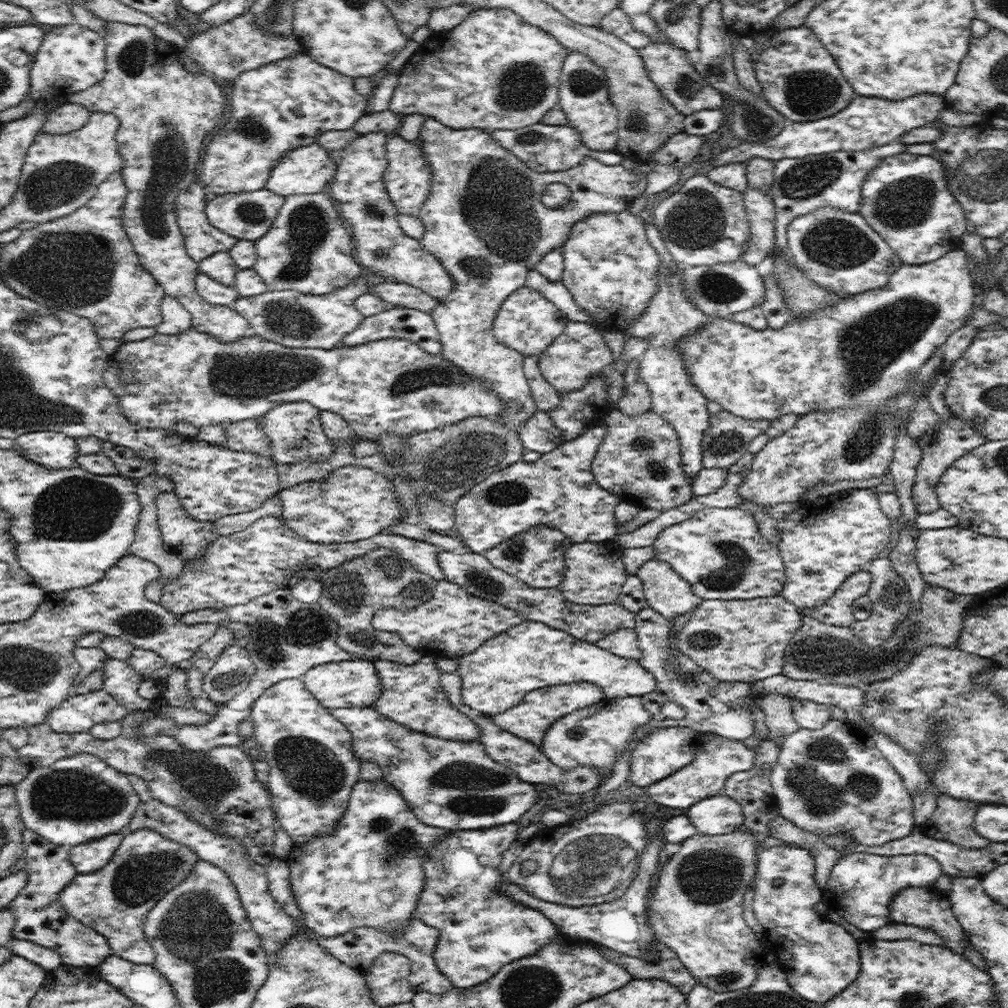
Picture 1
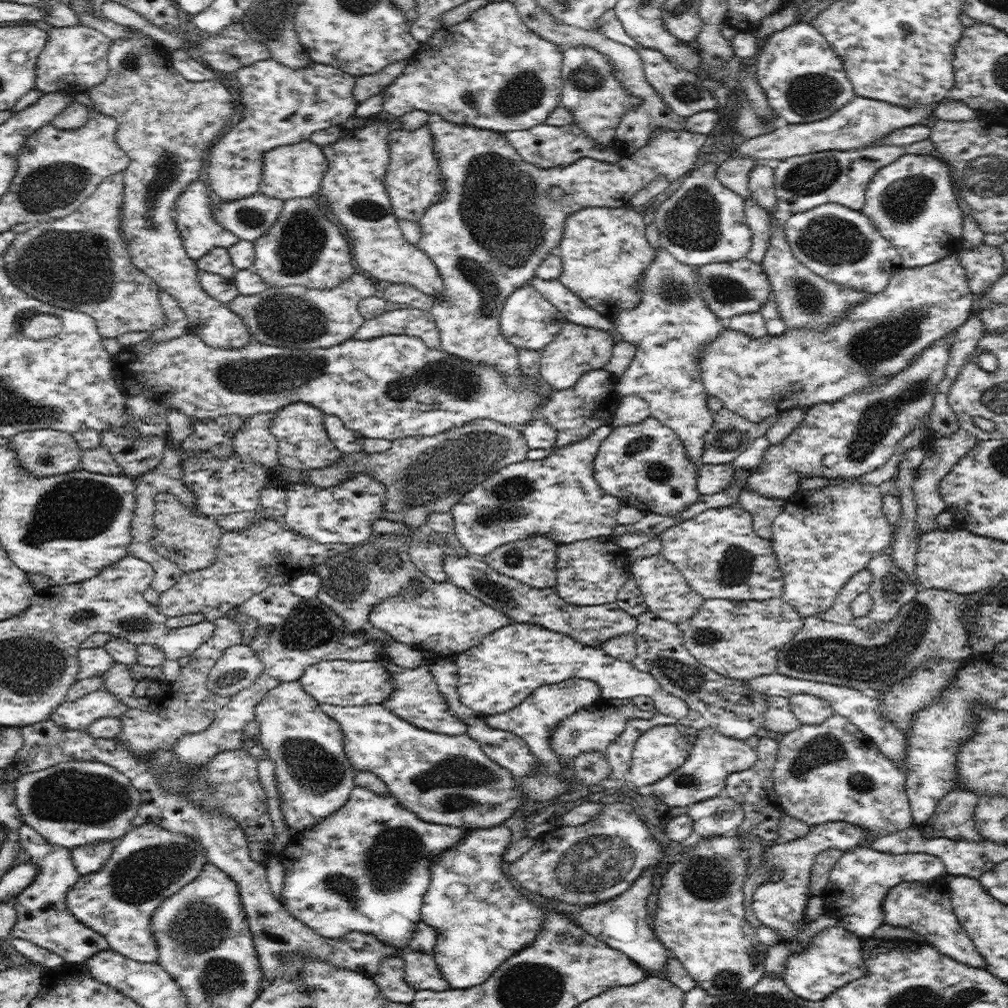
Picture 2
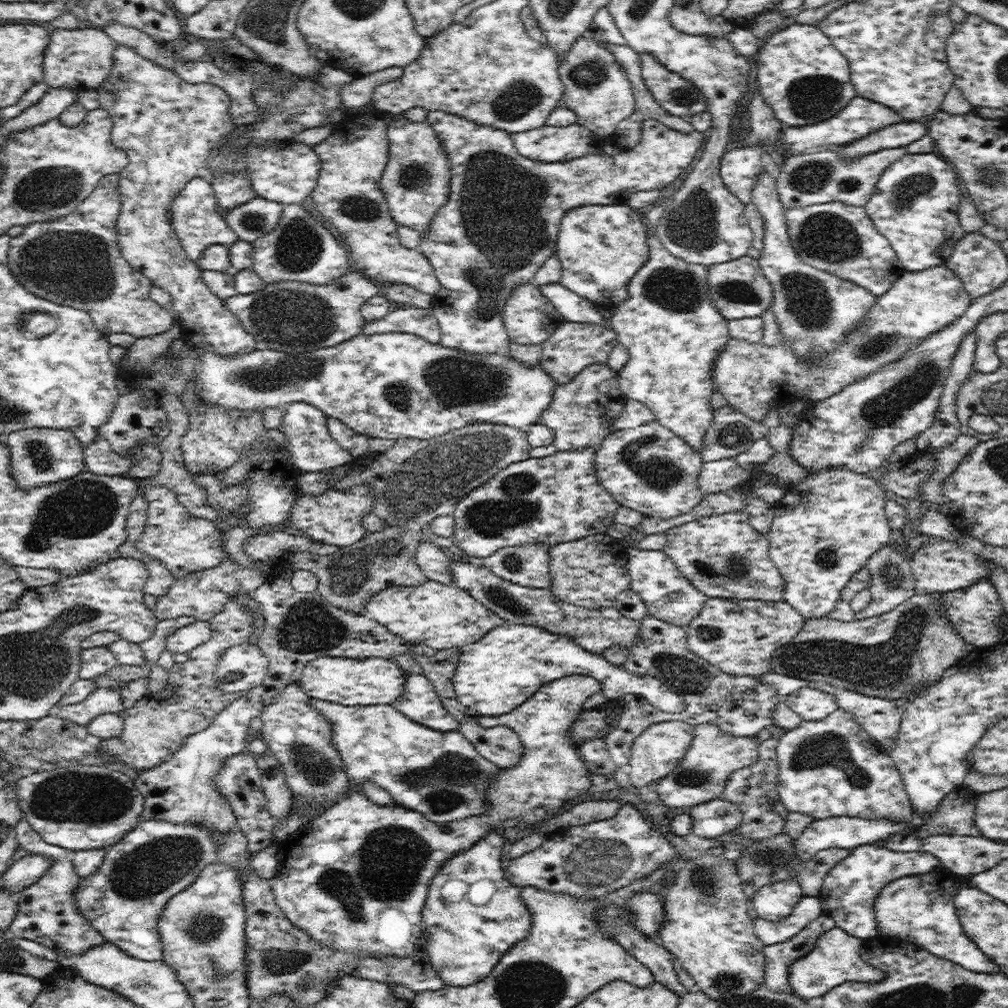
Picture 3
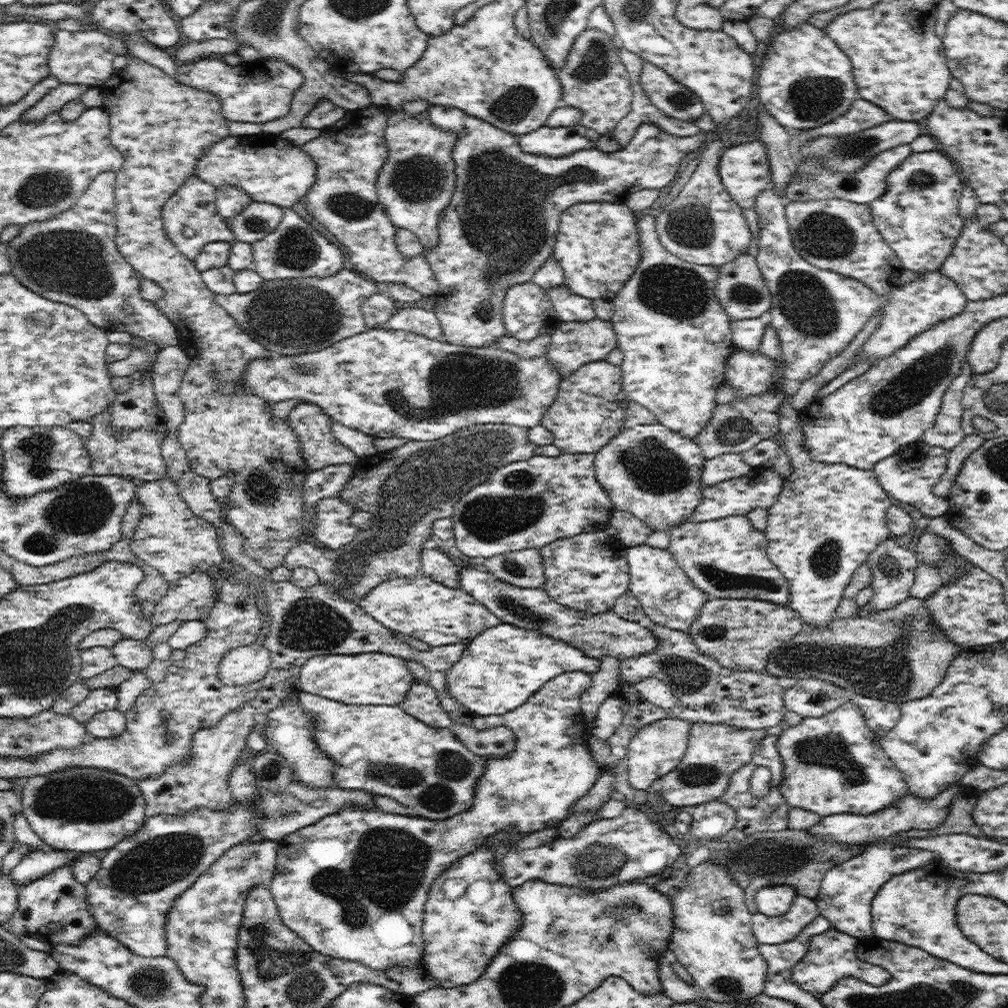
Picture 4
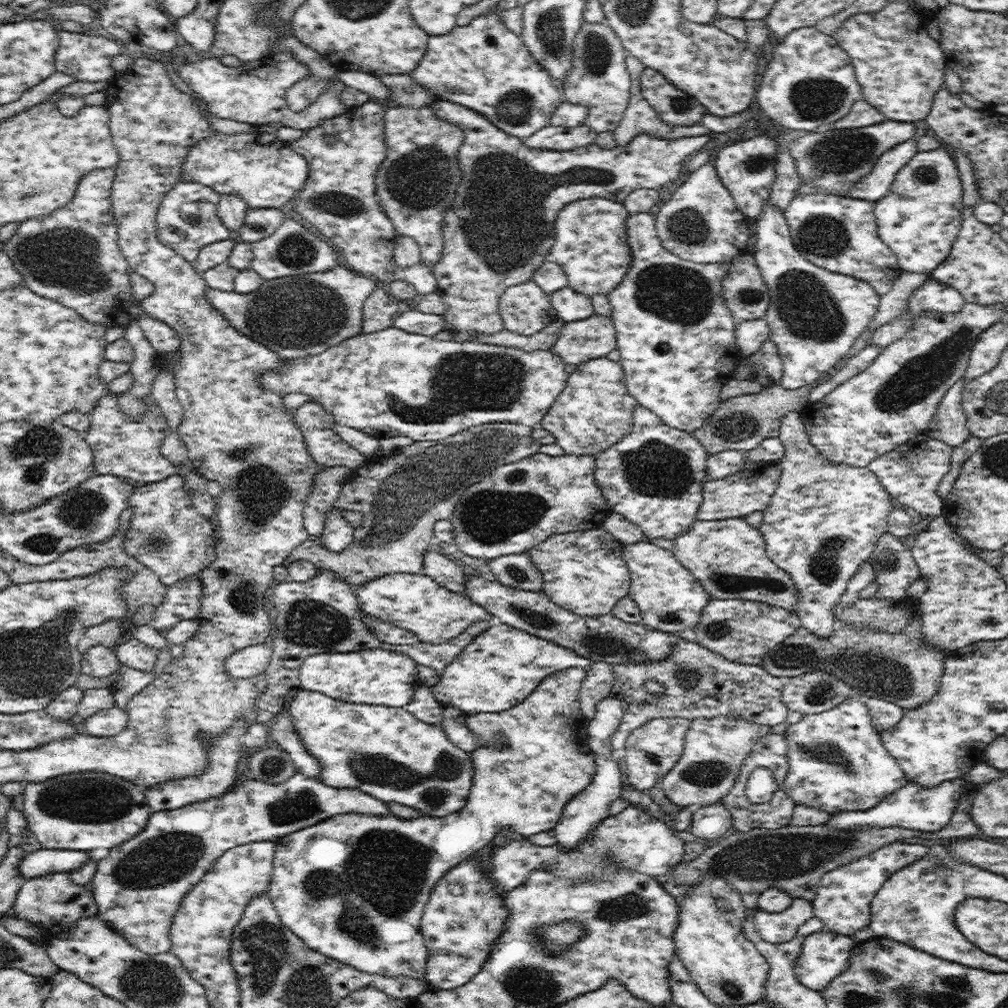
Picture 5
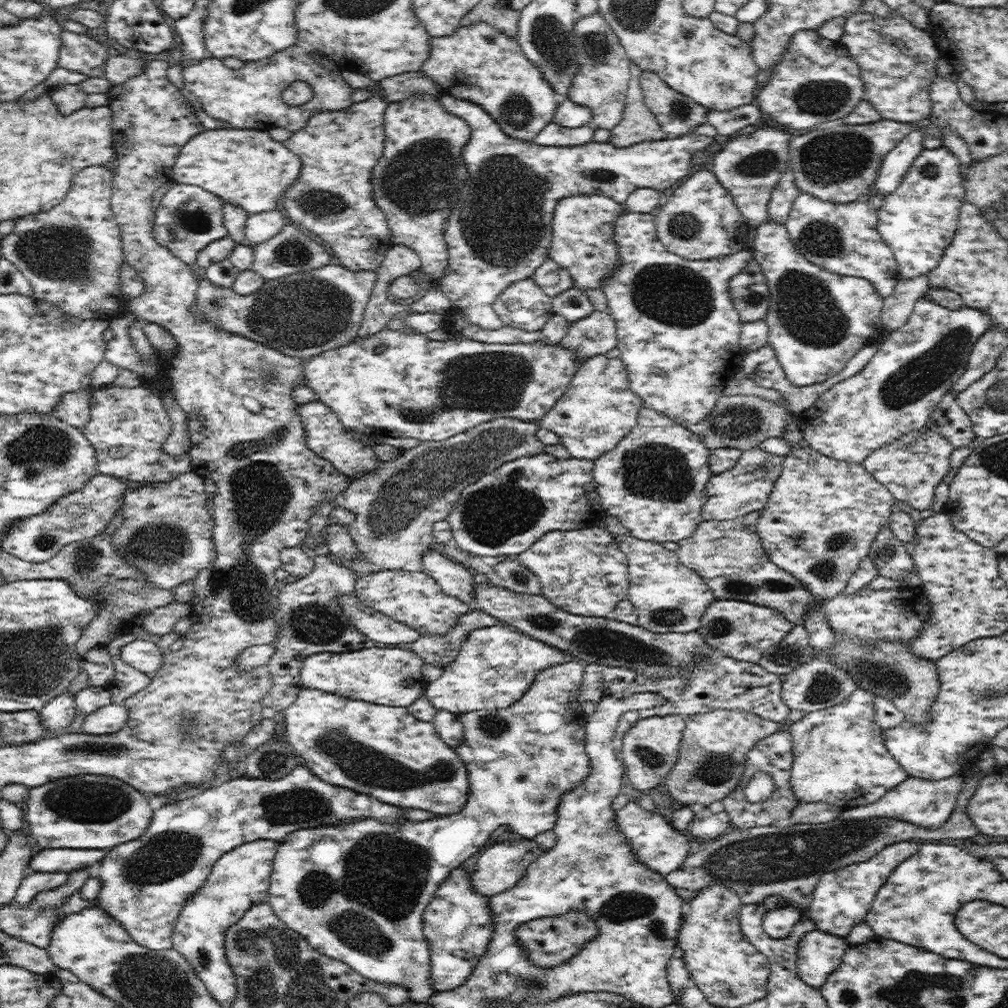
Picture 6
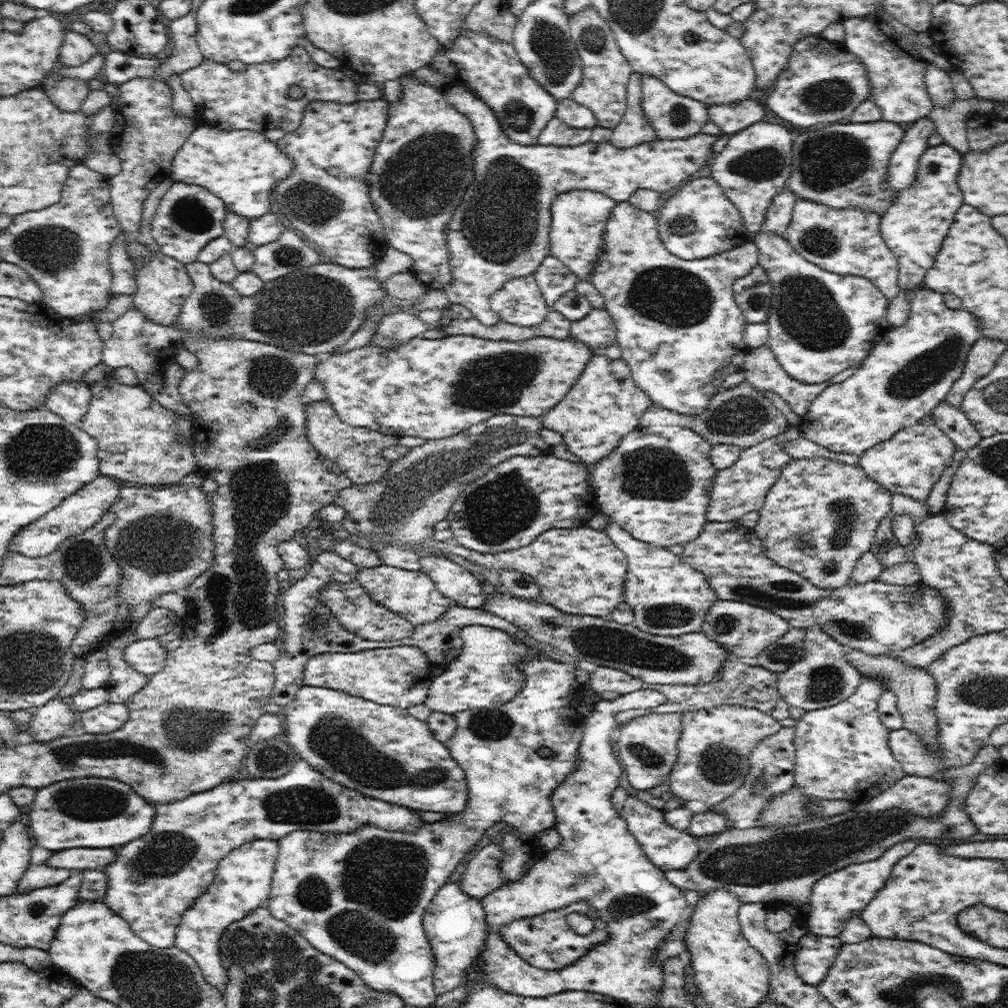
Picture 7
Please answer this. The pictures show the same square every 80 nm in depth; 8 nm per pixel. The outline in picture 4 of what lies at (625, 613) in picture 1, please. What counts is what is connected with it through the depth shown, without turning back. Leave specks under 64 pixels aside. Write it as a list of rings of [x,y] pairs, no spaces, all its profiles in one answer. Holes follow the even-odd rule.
[[[461,565],[459,586],[481,602],[502,623],[522,627],[526,630],[539,630],[552,638],[563,640],[590,658],[601,659],[603,656],[615,656],[620,660],[651,653],[658,646],[658,639],[648,627],[639,622],[632,622],[618,616],[612,608],[603,613],[592,614],[564,606],[542,589],[527,589],[511,585],[495,577],[491,572],[480,571],[469,565]]]

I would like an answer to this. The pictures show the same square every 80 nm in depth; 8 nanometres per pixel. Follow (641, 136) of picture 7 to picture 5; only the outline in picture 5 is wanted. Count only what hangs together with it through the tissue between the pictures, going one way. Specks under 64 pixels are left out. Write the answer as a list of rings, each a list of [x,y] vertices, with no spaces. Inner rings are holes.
[[[627,52],[625,61],[631,78],[631,97],[621,122],[613,130],[613,138],[617,146],[628,146],[634,137],[642,133],[650,133],[667,139],[695,137],[710,133],[710,130],[701,122],[692,126],[671,127],[667,125],[641,93],[640,77],[645,69],[642,61],[629,52]]]

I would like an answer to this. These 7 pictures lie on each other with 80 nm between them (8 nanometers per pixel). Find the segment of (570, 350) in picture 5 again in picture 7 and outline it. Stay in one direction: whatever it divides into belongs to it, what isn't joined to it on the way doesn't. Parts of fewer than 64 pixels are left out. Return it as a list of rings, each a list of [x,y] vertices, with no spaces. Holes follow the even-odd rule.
[[[592,308],[592,311],[580,321],[572,323],[570,337],[584,342],[593,350],[602,353],[616,340],[616,327],[605,309]]]

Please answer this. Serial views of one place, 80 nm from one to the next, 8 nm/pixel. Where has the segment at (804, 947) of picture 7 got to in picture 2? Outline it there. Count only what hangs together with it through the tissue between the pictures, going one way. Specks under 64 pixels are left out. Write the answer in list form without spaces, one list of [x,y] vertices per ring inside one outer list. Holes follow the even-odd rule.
[[[831,926],[818,931],[810,944],[786,959],[783,979],[800,998],[824,1001],[835,990],[865,975],[861,937],[847,931],[844,927]]]

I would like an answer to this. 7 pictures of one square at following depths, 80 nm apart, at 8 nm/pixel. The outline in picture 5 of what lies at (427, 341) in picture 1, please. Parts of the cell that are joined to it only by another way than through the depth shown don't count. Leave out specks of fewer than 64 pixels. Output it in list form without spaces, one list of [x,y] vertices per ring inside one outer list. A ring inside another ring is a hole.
[[[404,308],[396,316],[393,327],[432,337],[445,328],[445,322],[442,315],[425,314],[420,310]]]

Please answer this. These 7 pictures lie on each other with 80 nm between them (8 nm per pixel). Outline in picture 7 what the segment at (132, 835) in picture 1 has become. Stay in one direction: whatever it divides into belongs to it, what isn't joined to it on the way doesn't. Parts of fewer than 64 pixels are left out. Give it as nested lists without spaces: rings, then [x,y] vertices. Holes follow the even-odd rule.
[[[303,759],[280,778],[251,778],[242,776],[235,781],[224,780],[211,790],[196,792],[177,801],[156,806],[153,825],[148,834],[135,838],[130,844],[118,848],[114,862],[103,870],[108,876],[107,890],[102,900],[112,912],[121,916],[130,928],[156,948],[175,946],[175,934],[185,910],[206,892],[214,880],[218,864],[229,852],[254,839],[279,841],[286,834],[297,830],[324,833],[351,833],[364,825],[376,825],[391,831],[417,831],[422,824],[415,809],[392,802],[363,796],[326,778]]]

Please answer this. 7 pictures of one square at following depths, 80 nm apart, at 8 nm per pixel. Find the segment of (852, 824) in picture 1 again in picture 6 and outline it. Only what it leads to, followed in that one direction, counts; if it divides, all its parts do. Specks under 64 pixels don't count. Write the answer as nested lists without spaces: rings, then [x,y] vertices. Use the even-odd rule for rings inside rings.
[[[858,687],[842,703],[805,713],[798,722],[790,723],[793,766],[789,783],[799,802],[827,802],[844,809],[868,806],[909,777],[884,745],[884,731],[875,723],[874,696],[869,690]]]

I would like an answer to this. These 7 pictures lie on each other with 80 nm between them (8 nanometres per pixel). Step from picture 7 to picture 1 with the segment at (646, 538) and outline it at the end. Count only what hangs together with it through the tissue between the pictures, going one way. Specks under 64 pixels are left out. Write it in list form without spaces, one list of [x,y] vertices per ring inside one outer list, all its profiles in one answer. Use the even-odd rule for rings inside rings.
[[[612,408],[602,419],[607,433],[591,464],[596,482],[610,493],[614,493],[620,501],[630,503],[639,509],[658,509],[669,511],[675,506],[687,503],[693,496],[693,479],[685,474],[681,461],[681,442],[676,429],[659,414],[650,410],[638,416],[622,414],[618,409]]]

